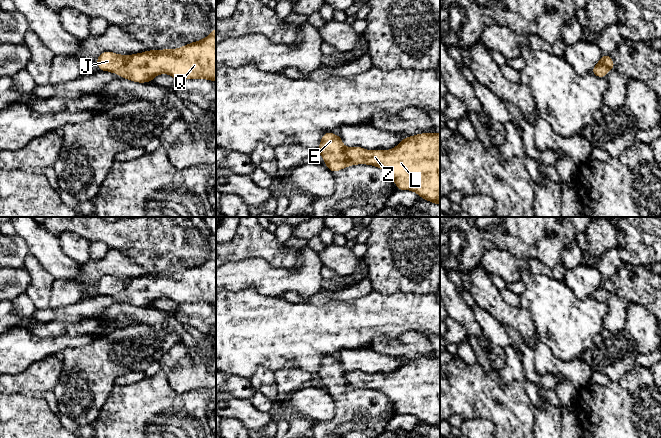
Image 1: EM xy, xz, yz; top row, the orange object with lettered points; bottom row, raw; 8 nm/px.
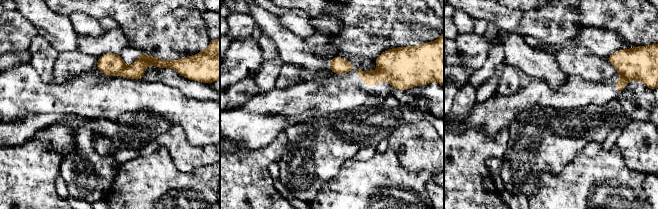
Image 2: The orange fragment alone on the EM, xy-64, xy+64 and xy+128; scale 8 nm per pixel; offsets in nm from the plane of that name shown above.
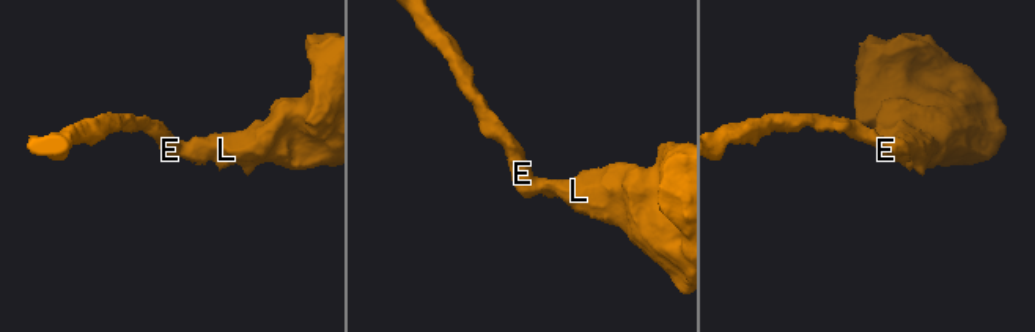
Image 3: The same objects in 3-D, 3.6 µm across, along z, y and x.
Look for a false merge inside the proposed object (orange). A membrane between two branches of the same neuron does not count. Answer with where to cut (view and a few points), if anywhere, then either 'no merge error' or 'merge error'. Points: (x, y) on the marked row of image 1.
cut in xy along (129, 56), (128, 60), (113, 72); merge error

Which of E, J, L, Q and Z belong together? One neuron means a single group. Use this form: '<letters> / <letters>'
E J / L Q Z

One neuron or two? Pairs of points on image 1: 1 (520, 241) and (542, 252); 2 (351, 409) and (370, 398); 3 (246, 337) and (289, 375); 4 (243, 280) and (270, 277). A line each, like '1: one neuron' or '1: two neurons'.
1: one neuron
2: one neuron
3: two neurons
4: one neuron

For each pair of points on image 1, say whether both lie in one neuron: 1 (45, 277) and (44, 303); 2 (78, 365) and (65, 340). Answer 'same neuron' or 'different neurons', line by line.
1: same neuron
2: different neurons

